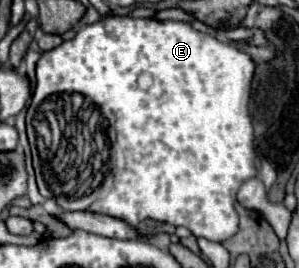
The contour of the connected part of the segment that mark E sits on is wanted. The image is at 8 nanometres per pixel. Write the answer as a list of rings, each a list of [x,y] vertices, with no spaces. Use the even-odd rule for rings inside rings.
[[[111,16],[111,18],[101,18],[95,24],[87,24],[87,26],[79,28],[75,38],[65,40],[61,46],[53,48],[49,52],[43,52],[37,62],[37,68],[35,68],[37,84],[35,84],[35,90],[31,96],[31,104],[27,108],[27,136],[29,136],[29,144],[31,144],[33,170],[35,170],[35,180],[37,180],[39,192],[45,198],[53,198],[63,210],[87,210],[87,212],[95,212],[95,214],[105,214],[111,218],[119,218],[133,228],[137,228],[139,222],[151,218],[151,220],[167,222],[173,226],[185,226],[197,238],[207,238],[211,242],[223,242],[223,240],[231,238],[239,226],[239,218],[233,208],[235,194],[245,180],[255,176],[255,164],[253,164],[253,160],[255,160],[253,138],[255,136],[253,136],[253,126],[251,126],[251,118],[249,118],[249,110],[247,110],[251,78],[253,78],[253,60],[247,54],[233,48],[229,42],[223,42],[223,40],[217,40],[213,36],[193,30],[191,24],[187,24],[187,22]],[[97,112],[105,120],[107,120],[107,112],[113,114],[117,152],[111,150],[109,142],[95,142],[95,114]]]

